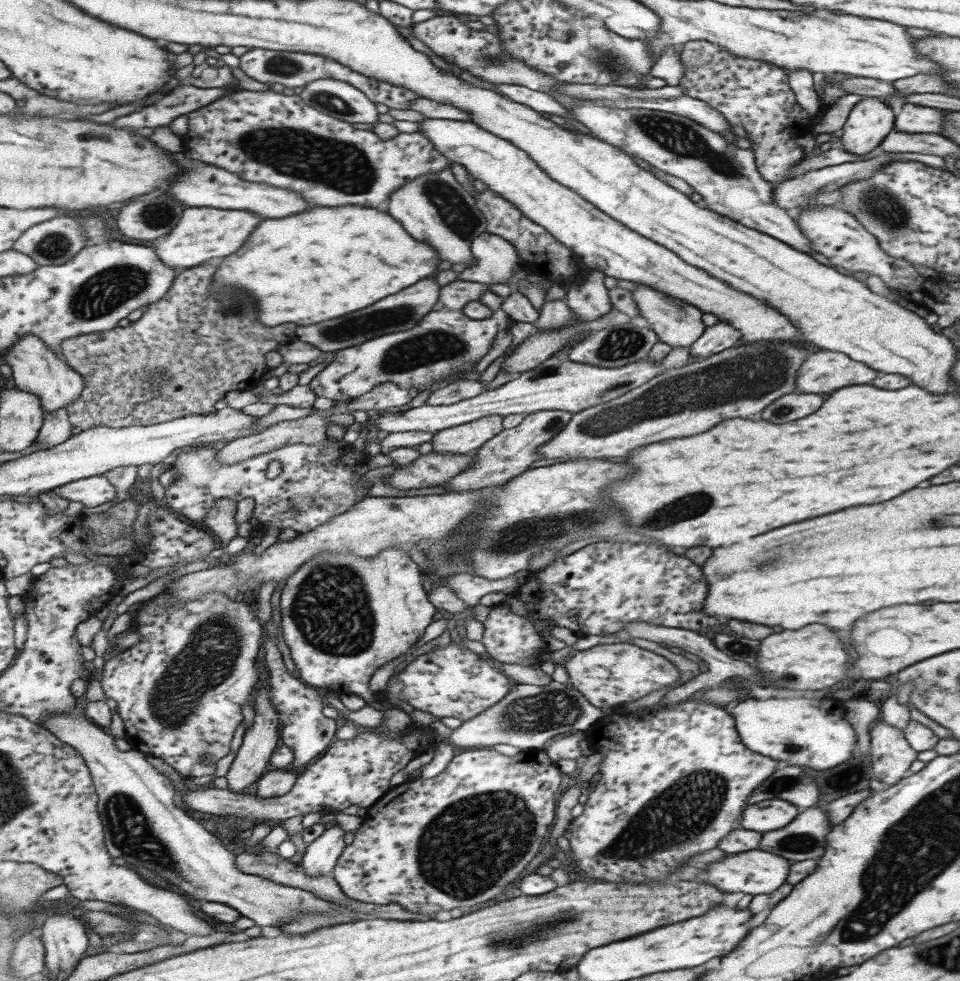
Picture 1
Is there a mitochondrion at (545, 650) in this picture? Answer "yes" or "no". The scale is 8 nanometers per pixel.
no

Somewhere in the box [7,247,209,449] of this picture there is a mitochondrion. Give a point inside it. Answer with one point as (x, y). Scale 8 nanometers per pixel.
(103, 294)

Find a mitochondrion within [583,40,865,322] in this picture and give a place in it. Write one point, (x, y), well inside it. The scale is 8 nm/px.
(679, 137)

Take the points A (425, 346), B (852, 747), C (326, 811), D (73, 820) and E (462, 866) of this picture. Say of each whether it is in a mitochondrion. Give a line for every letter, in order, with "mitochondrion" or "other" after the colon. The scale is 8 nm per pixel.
A: mitochondrion
B: other
C: other
D: other
E: mitochondrion

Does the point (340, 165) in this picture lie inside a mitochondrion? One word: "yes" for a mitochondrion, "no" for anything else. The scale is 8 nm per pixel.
yes

